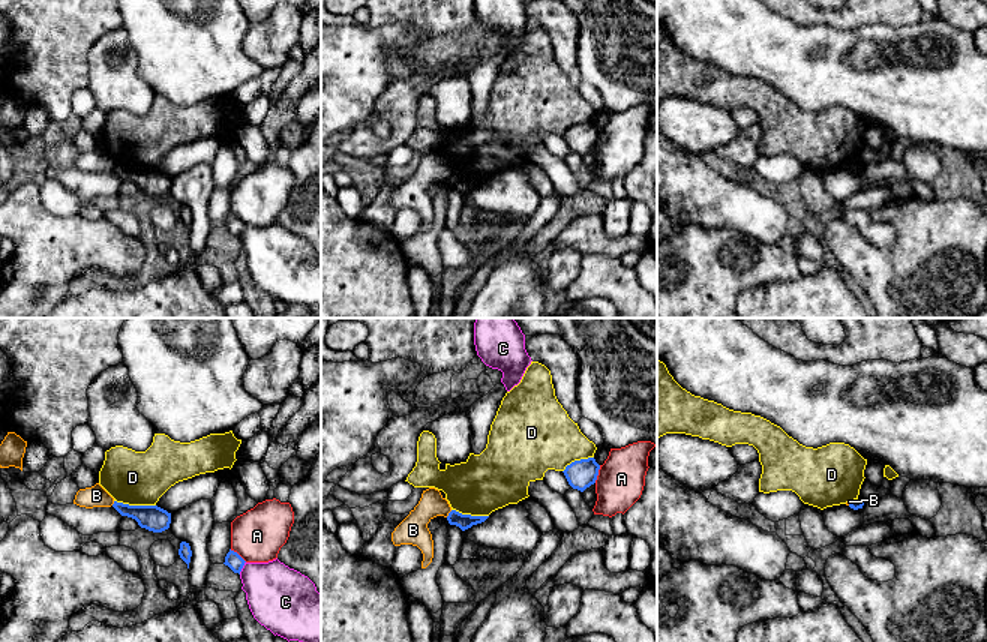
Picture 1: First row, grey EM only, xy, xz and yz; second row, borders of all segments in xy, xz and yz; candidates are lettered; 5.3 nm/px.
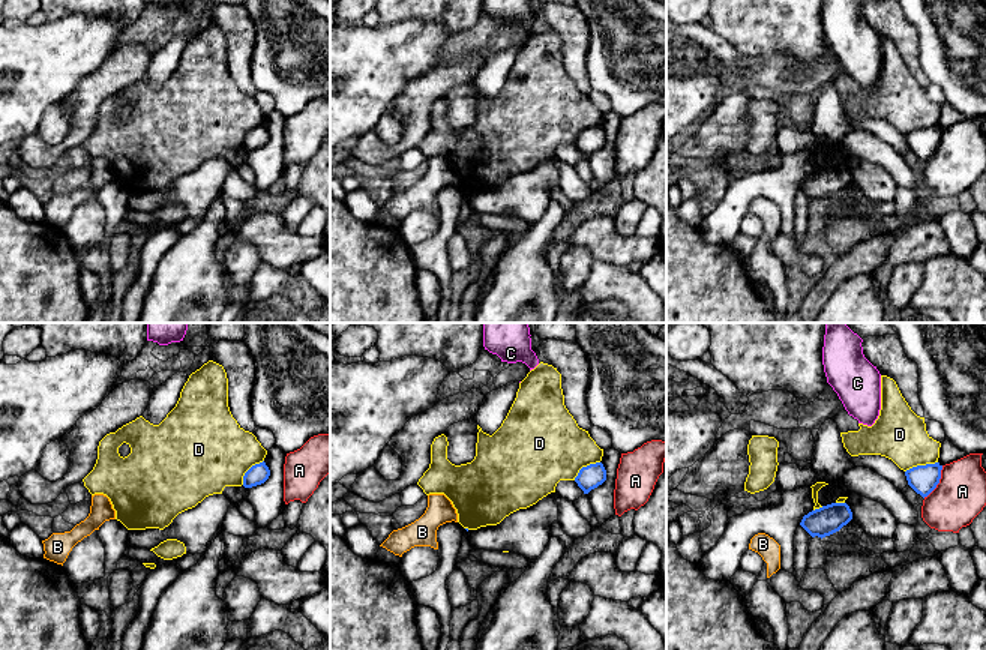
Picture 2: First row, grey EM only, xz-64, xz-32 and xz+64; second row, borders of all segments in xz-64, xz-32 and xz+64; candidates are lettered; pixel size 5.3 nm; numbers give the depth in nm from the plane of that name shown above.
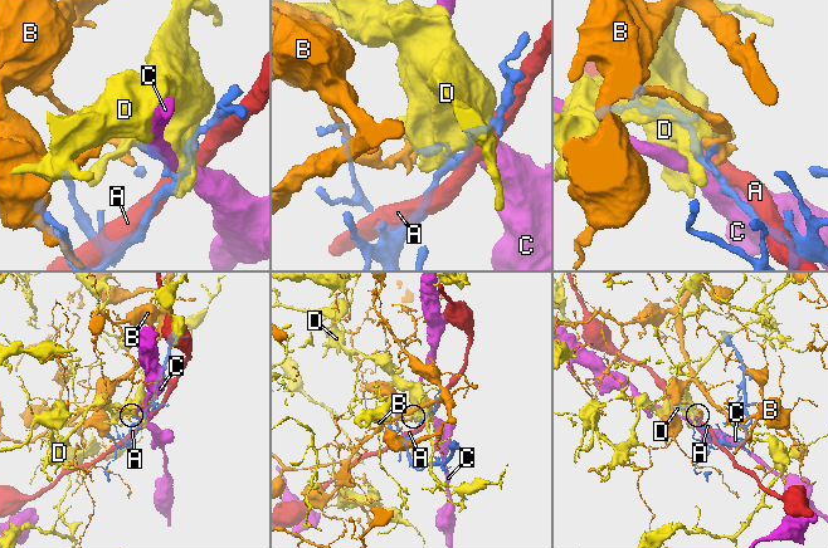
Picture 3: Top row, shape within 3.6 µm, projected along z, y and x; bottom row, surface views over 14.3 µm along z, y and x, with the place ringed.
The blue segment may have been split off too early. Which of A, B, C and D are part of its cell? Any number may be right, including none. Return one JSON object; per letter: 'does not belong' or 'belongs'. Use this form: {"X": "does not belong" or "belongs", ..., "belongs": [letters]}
{"A": "does not belong", "B": "does not belong", "C": "does not belong", "D": "does not belong", "belongs": []}

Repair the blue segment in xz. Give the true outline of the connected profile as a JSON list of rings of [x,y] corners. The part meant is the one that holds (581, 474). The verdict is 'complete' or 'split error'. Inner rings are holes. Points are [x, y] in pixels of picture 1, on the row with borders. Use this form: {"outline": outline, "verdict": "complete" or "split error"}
{"outline": [[[594,458],[574,460],[562,471],[568,484],[573,489],[584,492],[586,488],[596,483],[600,465]]], "verdict": "complete"}

